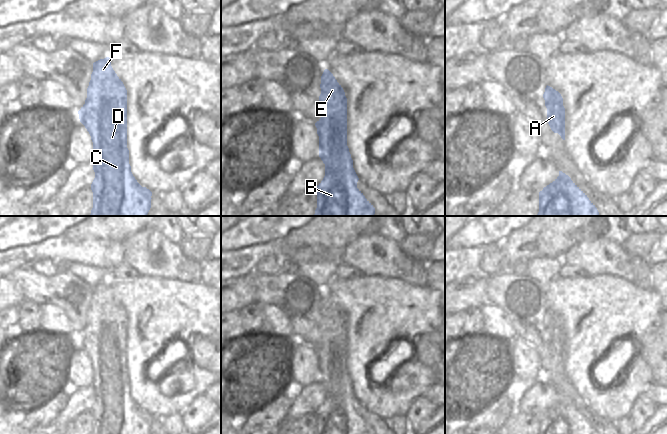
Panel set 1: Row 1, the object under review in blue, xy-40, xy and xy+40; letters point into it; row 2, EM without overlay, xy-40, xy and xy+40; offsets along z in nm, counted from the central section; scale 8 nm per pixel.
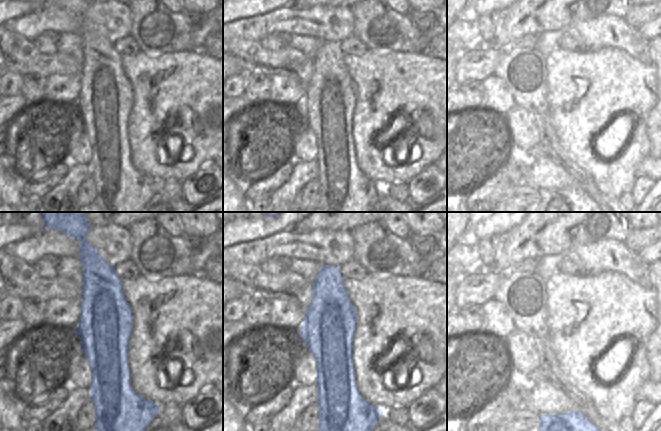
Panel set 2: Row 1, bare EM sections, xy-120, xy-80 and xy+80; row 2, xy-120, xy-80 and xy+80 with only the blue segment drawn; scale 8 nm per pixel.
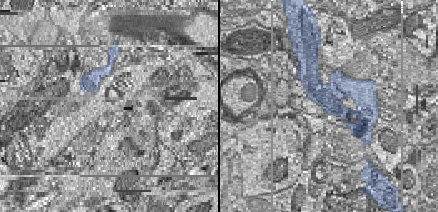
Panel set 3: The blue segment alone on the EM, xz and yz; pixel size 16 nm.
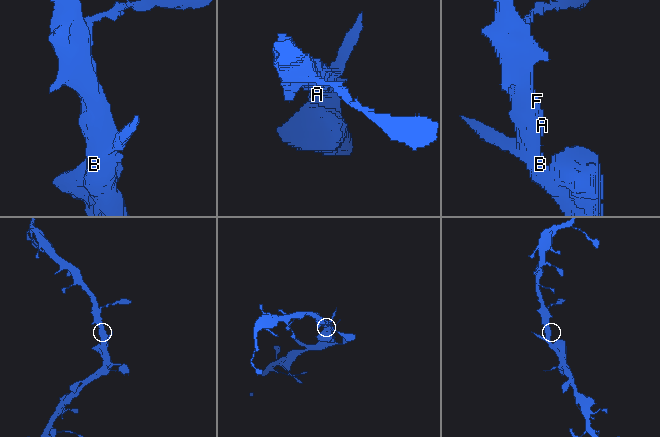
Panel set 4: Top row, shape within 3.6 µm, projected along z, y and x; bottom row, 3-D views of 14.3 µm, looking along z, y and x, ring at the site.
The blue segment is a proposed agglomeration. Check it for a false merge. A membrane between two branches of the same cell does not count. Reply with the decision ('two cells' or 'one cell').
one cell

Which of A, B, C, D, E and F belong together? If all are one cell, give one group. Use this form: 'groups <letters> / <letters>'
groups A B C D E F

